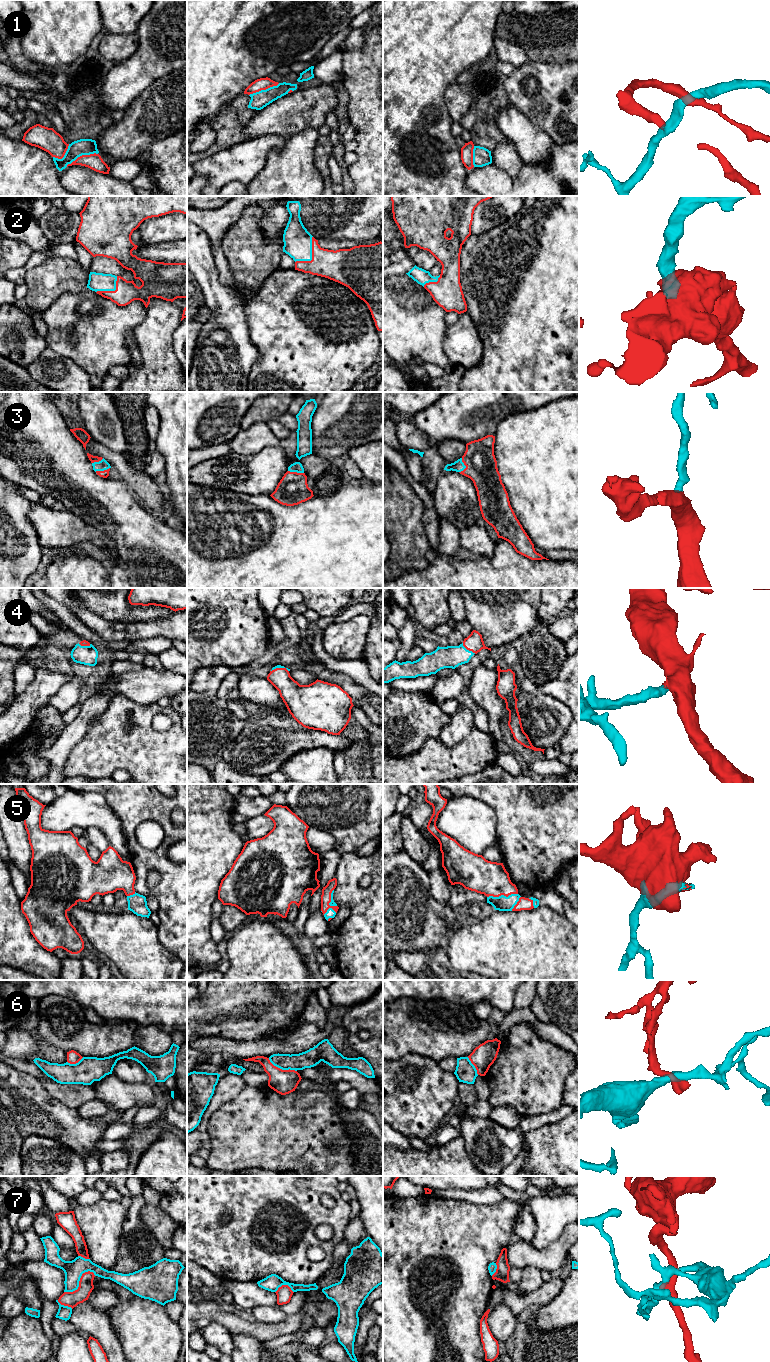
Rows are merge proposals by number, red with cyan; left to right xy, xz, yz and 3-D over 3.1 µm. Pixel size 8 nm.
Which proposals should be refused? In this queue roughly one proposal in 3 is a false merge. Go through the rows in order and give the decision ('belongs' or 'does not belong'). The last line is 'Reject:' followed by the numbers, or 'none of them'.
1: does not belong
2: belongs
3: belongs
4: belongs
5: belongs
6: does not belong
7: does not belong
Reject: 1, 6, 7

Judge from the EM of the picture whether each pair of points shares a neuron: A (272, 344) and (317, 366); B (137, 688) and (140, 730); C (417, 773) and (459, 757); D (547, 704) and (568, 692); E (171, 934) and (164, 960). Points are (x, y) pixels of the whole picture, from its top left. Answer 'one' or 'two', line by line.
A: one
B: two
C: one
D: two
E: two

